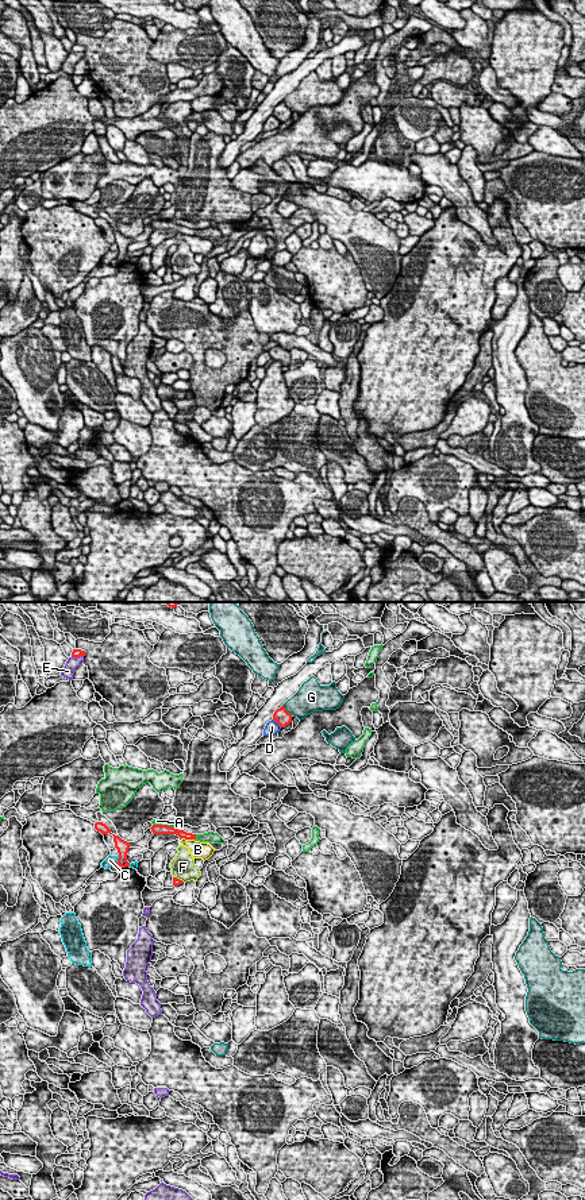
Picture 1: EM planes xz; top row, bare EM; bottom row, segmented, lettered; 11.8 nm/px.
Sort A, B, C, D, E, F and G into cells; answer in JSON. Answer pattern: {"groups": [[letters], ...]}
{"groups": [["A"], ["B"], ["C"], ["D"], ["E"], ["F"], ["G"]]}

